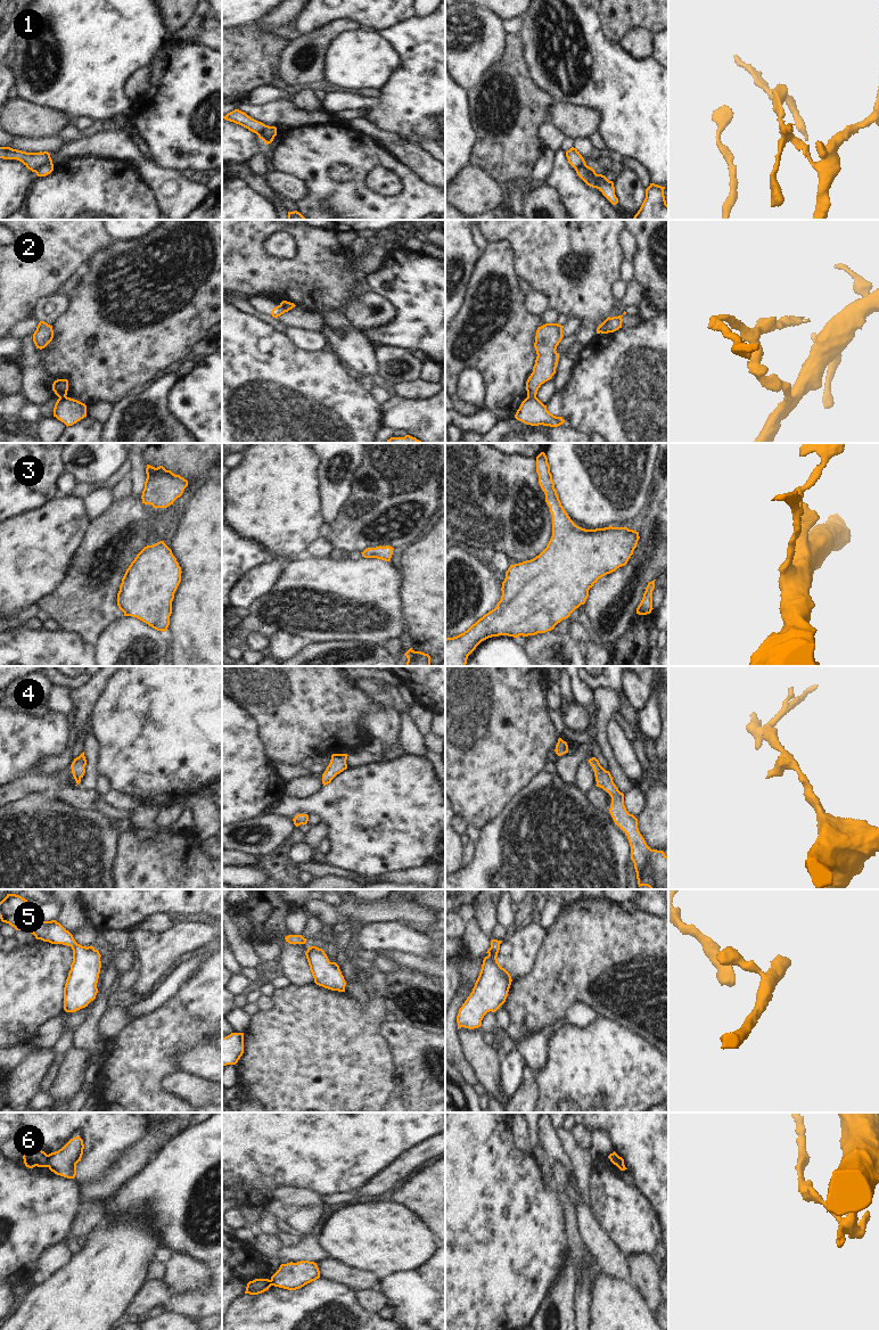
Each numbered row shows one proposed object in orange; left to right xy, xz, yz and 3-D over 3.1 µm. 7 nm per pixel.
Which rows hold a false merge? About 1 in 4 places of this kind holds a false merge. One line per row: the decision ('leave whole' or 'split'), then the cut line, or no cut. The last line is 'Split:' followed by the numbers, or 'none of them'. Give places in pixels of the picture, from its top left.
1: split; cut in xy along (51, 162), (41, 164), (34, 171)
2: split; cut in yz along (527, 395), (535, 396)
3: leave whole; no cut
4: leave whole; no cut
5: leave whole; no cut
6: split; cut in xy along (47, 1155), (48, 1166)
Split: 1, 2, 6

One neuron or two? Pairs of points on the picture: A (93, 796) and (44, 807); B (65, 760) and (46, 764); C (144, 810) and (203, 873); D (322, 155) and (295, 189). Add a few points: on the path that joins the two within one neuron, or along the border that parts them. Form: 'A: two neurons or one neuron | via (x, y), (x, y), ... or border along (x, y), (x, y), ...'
A: two neurons | border along (56, 795), (60, 799), (77, 806), (93, 806)
B: one neuron | via (60, 761), (50, 764)
C: two neurons | border along (155, 824), (134, 828)
D: two neurons | border along (277, 171), (298, 178), (304, 186), (305, 195)

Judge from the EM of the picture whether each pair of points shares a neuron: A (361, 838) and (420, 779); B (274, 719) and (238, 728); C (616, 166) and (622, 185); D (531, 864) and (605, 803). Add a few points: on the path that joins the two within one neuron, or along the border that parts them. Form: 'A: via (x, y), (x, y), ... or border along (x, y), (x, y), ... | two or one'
A: via (378, 830), (392, 820), (402, 797) | one
B: border along (239, 705), (257, 721), (259, 732), (268, 748) | two
C: border along (623, 164), (623, 167), (616, 175) | two
D: border along (585, 794), (596, 805), (608, 811) | two

